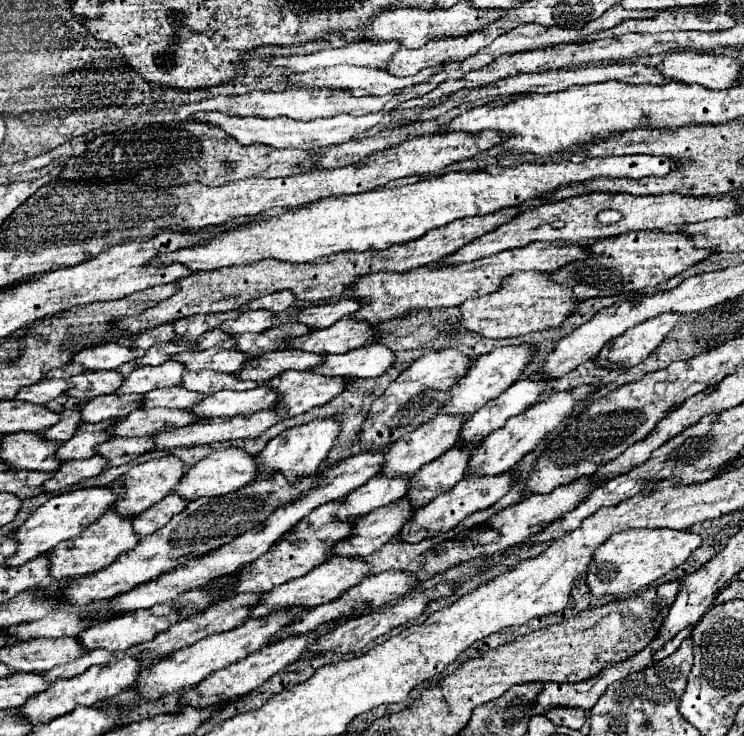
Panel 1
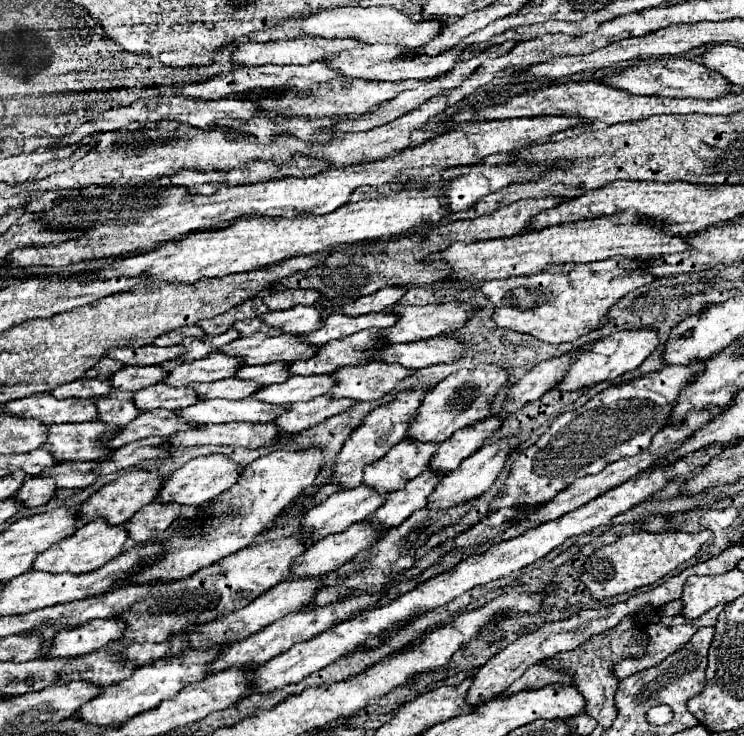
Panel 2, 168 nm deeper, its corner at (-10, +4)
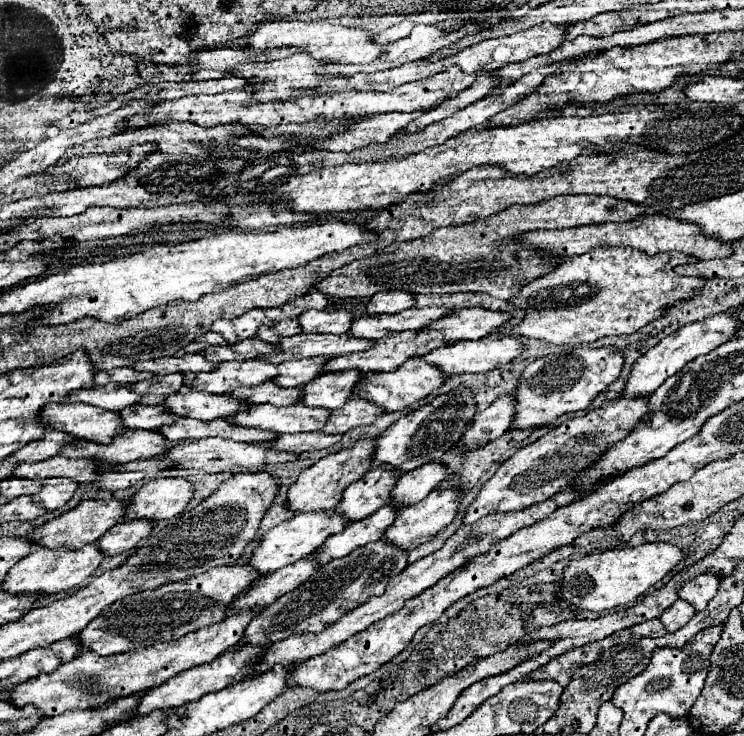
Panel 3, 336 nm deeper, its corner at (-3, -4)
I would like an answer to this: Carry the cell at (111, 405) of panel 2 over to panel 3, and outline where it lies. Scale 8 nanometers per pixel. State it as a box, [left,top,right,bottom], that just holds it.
[120,404,176,430]

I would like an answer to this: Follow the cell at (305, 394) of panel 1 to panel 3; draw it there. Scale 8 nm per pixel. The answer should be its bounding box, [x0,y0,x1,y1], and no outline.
[354,358,448,412]

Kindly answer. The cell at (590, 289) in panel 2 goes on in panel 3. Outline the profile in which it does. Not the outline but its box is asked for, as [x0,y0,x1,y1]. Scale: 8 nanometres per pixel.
[510,248,704,344]

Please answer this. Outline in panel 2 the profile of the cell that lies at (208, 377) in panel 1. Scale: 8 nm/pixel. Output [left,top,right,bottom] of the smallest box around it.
[235,364,289,386]

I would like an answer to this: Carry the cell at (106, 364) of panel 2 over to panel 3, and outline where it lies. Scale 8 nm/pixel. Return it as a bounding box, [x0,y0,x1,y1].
[110,368,154,384]

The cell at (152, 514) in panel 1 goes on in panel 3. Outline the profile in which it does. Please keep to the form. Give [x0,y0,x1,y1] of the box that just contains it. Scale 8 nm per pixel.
[96,520,152,556]

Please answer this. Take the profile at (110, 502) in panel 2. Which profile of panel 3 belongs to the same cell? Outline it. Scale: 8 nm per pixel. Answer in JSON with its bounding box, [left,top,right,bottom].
[28,500,126,550]

